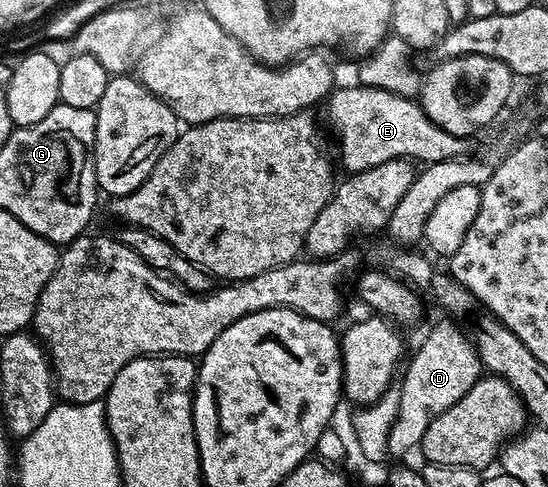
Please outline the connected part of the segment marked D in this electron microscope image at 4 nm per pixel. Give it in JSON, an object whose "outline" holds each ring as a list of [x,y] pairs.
{"outline":[[[444,320],[428,334],[428,339],[416,350],[412,363],[404,370],[404,379],[398,382],[400,403],[397,416],[389,430],[387,453],[408,454],[419,447],[422,436],[430,424],[446,408],[458,404],[482,376],[480,353],[475,345],[455,326],[455,321]]]}

